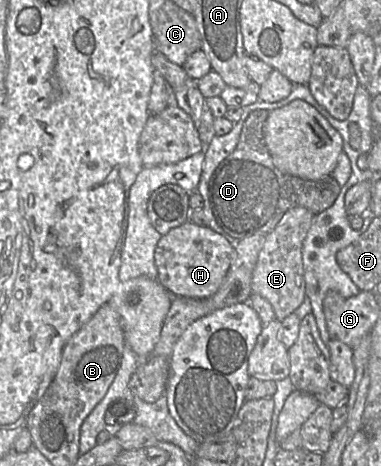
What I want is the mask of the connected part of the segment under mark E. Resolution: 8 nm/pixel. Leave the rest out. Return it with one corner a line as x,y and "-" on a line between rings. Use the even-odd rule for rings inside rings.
306,208
289,210
278,225
265,235
252,273
252,293
268,300
280,322
294,313
306,298
302,249
314,216

